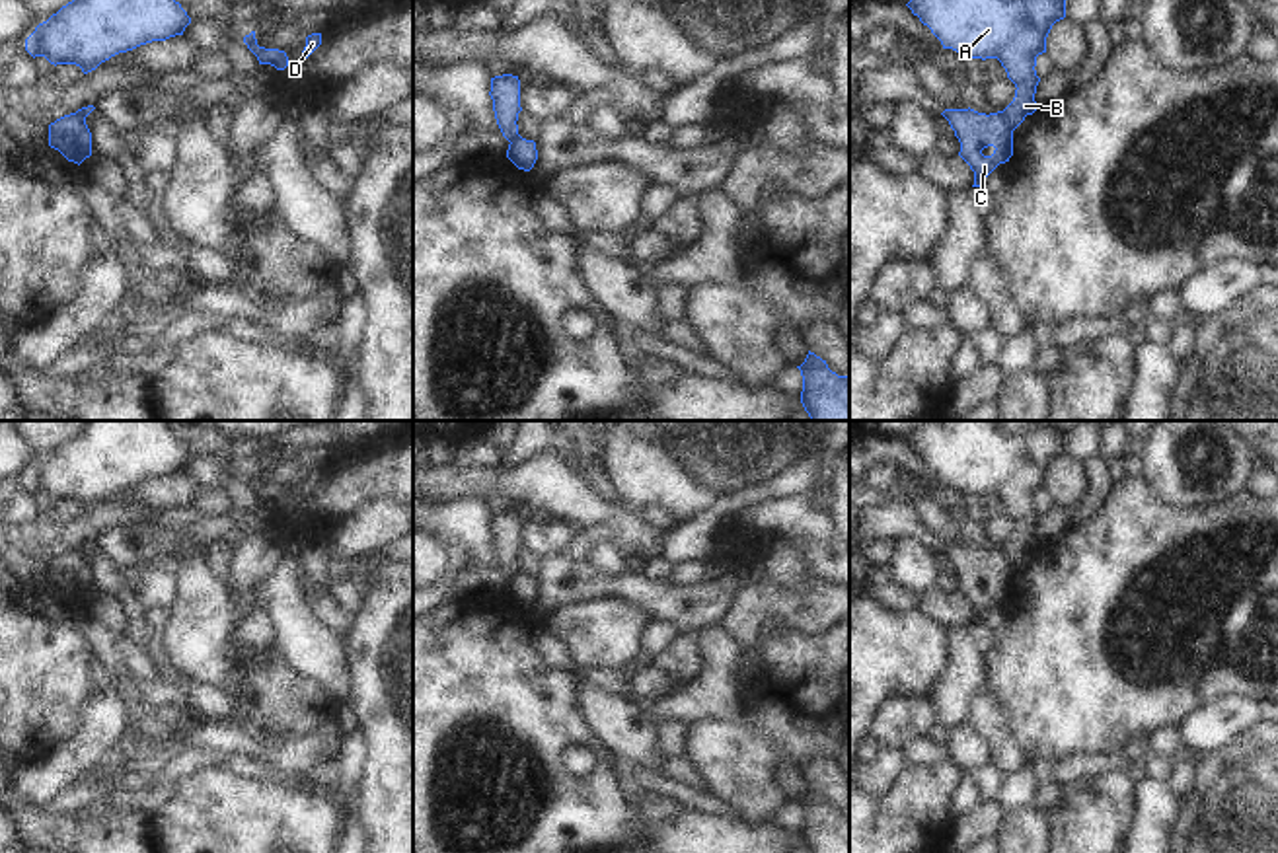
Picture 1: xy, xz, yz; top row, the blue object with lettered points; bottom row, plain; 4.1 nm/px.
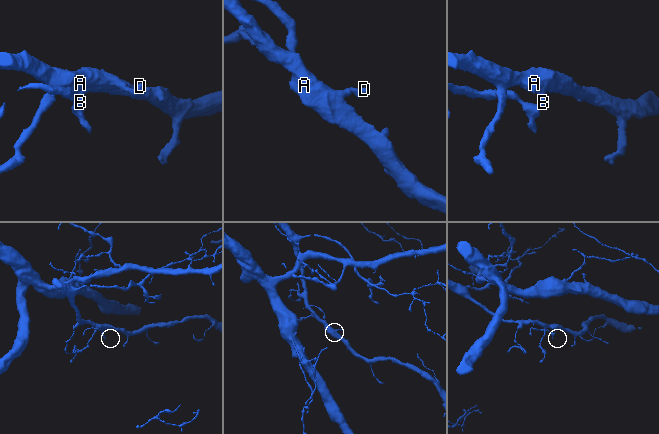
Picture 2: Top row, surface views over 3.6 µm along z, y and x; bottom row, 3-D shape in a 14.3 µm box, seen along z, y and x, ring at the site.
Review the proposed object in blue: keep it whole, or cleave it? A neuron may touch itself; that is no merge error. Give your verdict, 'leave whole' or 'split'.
split

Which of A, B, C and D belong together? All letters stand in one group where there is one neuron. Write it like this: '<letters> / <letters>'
A B D / C

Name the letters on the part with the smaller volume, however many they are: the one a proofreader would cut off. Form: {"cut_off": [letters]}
{"cut_off": ["C"]}

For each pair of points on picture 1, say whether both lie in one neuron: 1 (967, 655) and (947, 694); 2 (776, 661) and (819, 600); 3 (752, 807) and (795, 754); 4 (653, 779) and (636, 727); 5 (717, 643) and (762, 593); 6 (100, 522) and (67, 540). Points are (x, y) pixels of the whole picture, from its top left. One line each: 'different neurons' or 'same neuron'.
1: same neuron
2: different neurons
3: same neuron
4: different neurons
5: different neurons
6: same neuron

